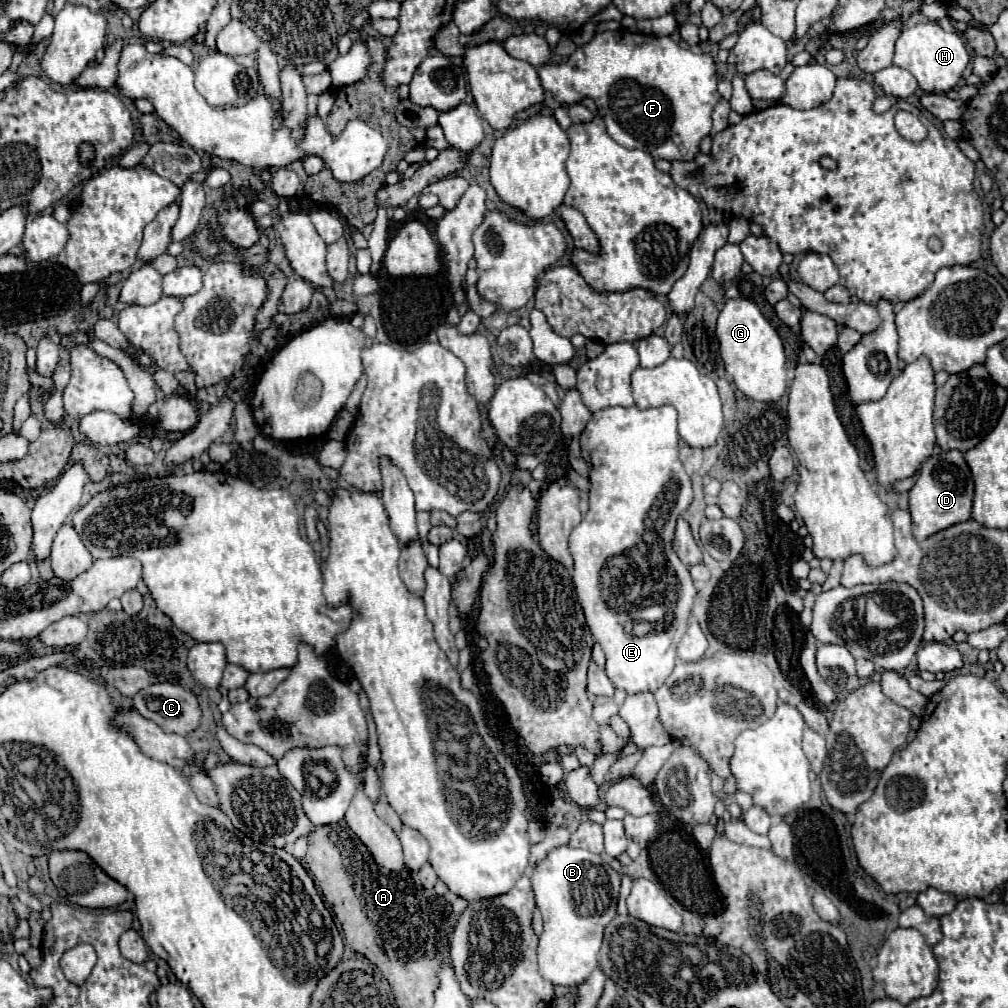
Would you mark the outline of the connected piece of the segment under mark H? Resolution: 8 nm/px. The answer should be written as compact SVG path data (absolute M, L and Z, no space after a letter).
M925 21L911 27L903 27L895 43L893 65L913 73L925 93L947 93L959 83L969 59L971 57L967 53L967 45L961 33L947 33L935 21Z

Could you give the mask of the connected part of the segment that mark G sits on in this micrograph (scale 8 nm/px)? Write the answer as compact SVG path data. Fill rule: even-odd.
M729 299L717 319L717 339L721 359L737 389L755 401L777 401L785 389L785 351L777 331L763 317L759 307L745 299Z

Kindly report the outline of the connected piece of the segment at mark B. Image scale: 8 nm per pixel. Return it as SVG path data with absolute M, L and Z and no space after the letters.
M563 845L537 863L531 883L545 923L537 949L539 971L553 985L579 987L599 965L597 953L603 941L603 929L617 915L621 877L599 855Z

